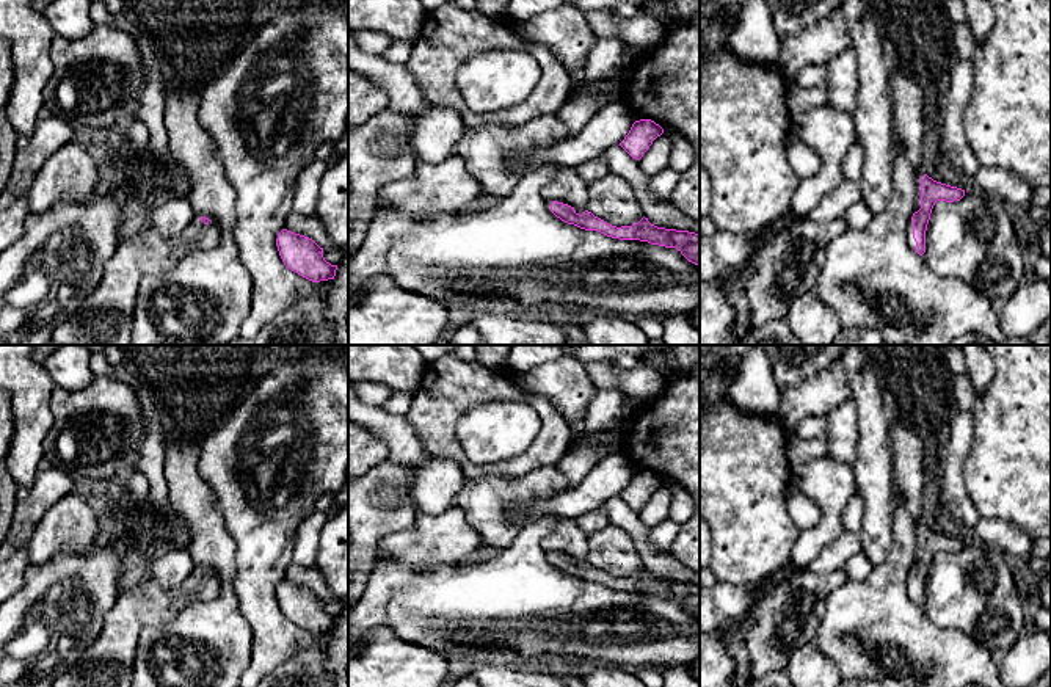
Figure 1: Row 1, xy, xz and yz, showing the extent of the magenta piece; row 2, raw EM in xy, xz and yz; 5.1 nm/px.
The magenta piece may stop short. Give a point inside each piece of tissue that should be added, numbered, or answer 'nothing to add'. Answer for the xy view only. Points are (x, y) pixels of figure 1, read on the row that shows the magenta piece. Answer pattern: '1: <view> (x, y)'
1: xy (105, 317)

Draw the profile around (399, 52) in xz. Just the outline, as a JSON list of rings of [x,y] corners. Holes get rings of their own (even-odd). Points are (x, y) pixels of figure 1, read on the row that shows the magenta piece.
[[[395,41],[384,52],[383,56],[395,64],[405,64],[413,53],[413,42]]]

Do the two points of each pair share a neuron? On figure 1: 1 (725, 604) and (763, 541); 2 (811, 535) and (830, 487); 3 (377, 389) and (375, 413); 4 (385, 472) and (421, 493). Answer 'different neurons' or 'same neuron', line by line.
1: different neurons
2: same neuron
3: different neurons
4: different neurons

